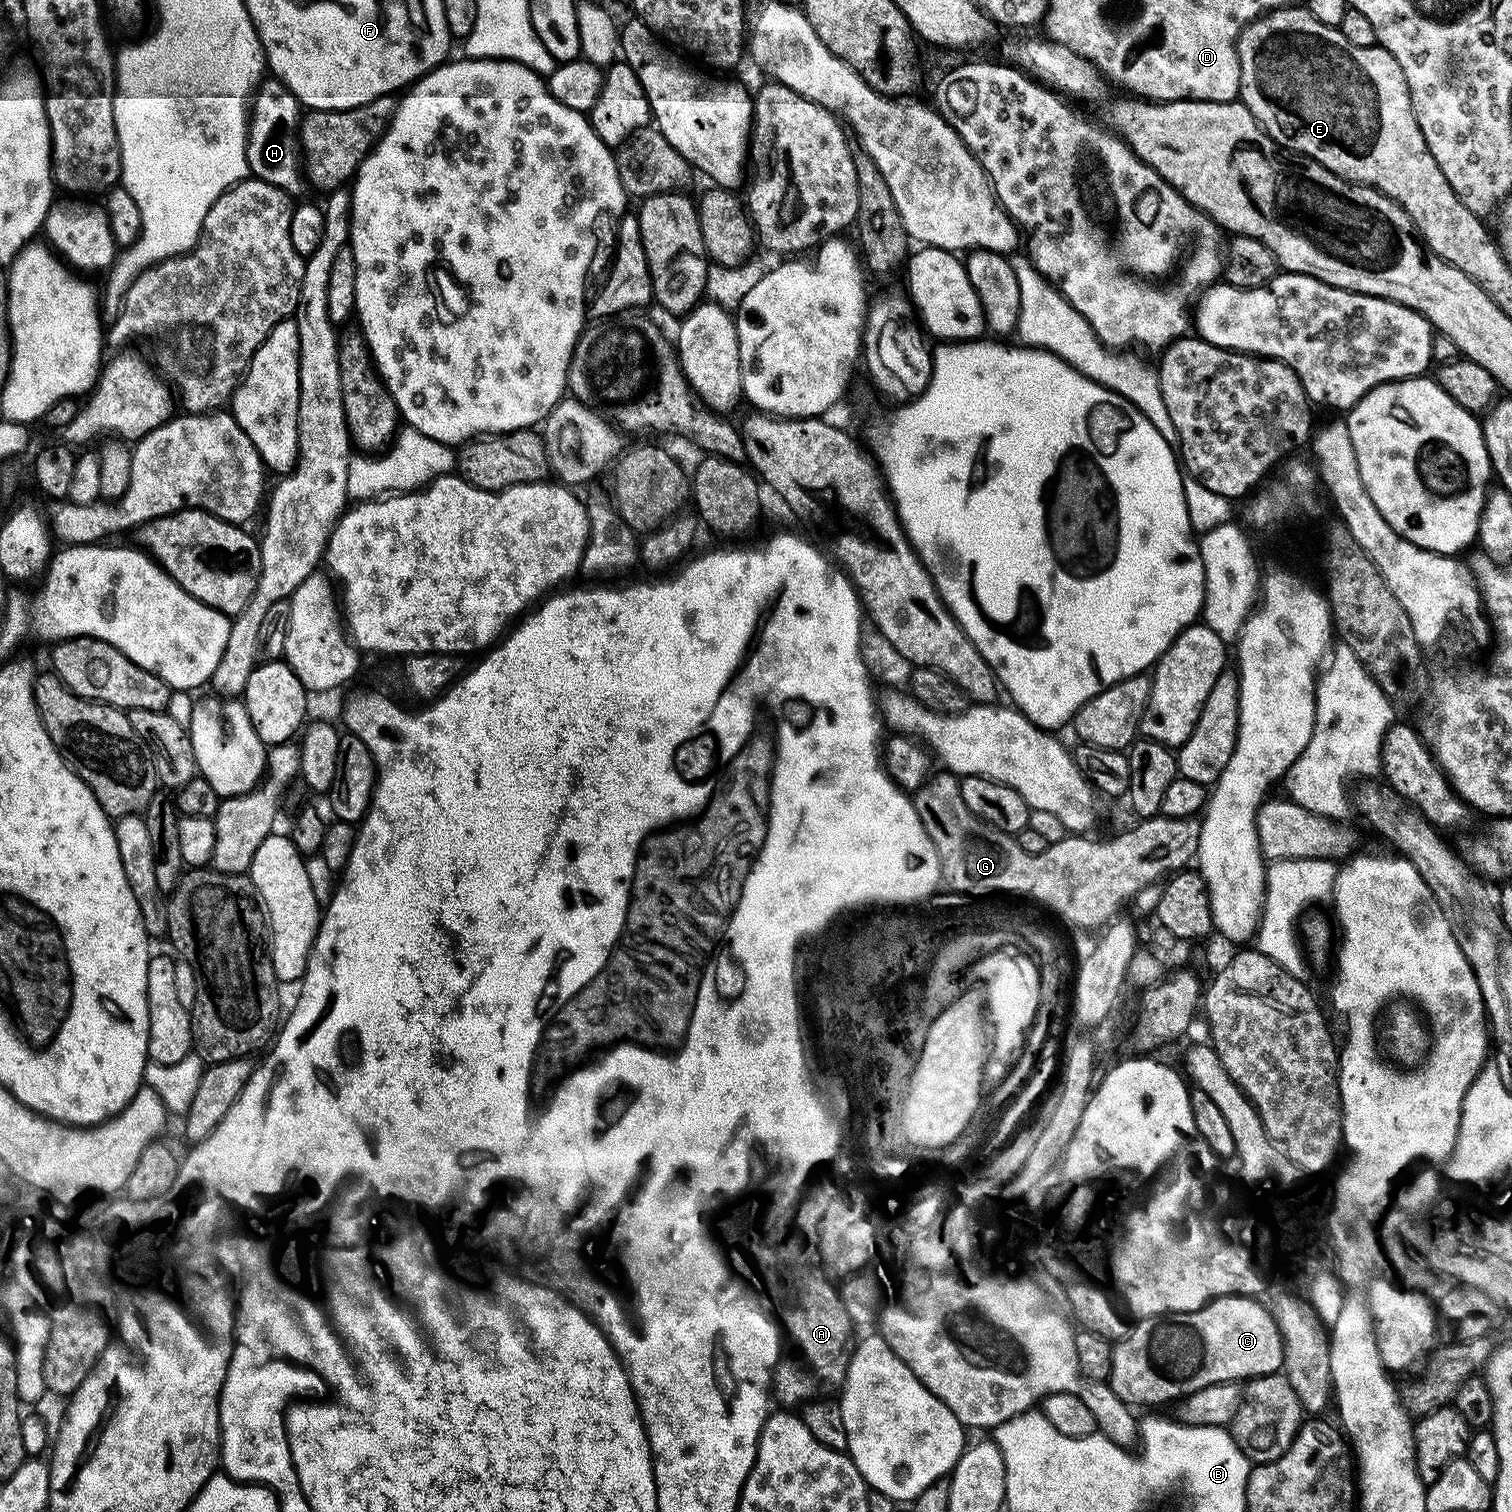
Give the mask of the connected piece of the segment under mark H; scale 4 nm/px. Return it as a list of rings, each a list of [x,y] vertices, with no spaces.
[[[275,78],[261,79],[251,101],[248,118],[248,171],[257,180],[281,188],[296,198],[306,180],[302,175],[302,149],[298,129],[302,119],[302,105],[284,83]]]

